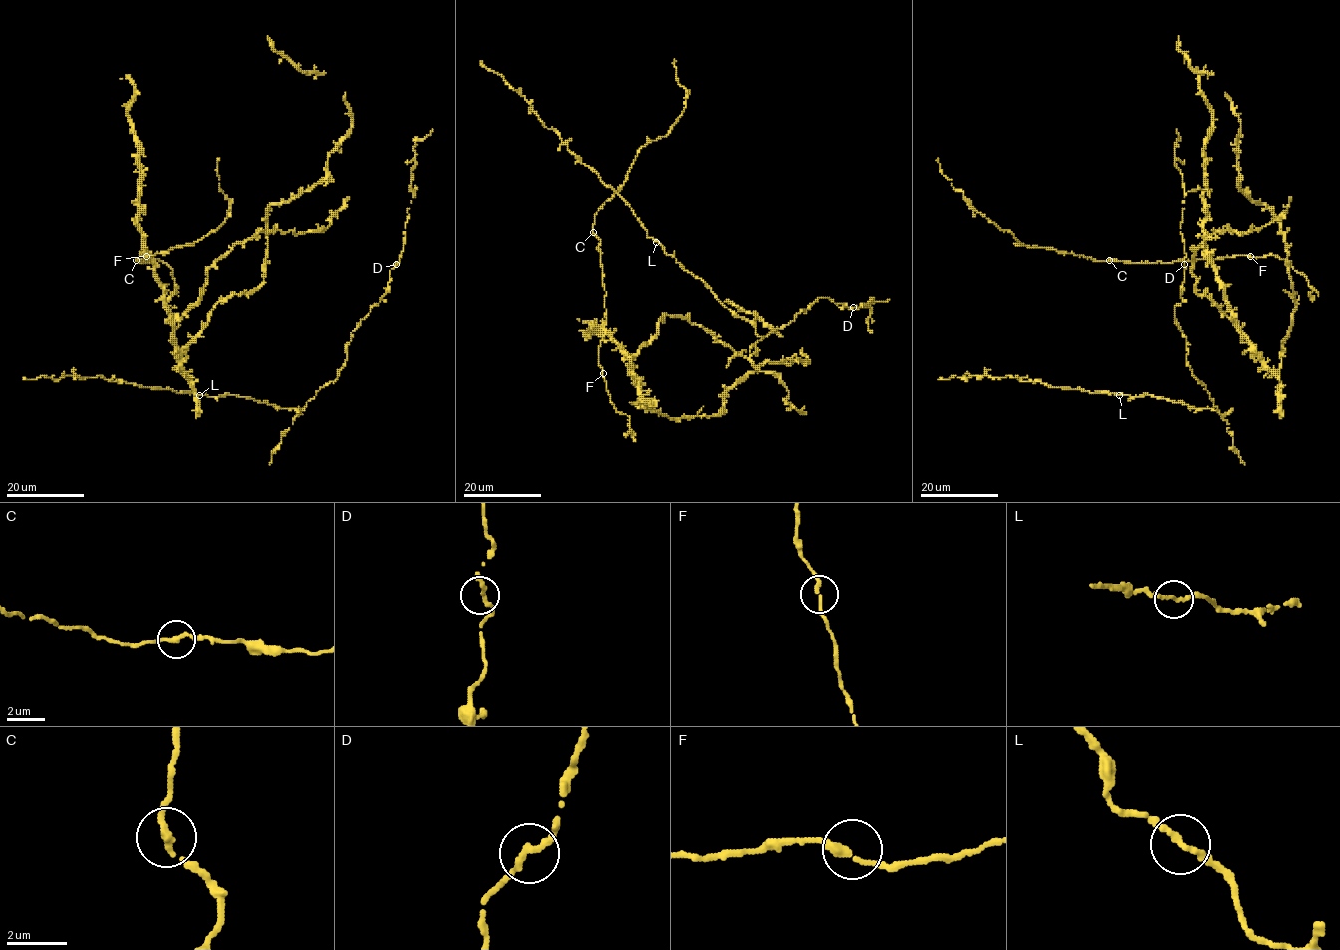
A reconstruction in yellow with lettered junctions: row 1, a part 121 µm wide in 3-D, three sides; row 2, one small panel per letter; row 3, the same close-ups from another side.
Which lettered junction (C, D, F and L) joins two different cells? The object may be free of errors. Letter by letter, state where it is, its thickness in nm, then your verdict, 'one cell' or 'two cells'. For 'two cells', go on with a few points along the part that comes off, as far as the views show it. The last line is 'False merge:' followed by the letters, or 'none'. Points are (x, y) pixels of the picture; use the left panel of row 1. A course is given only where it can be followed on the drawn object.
C: at (136, 260); 240 nm thick; one cell
D: at (396, 264); 240 nm thick; one cell
F: at (146, 256); 240 nm thick; one cell
L: at (199, 395); 220 nm thick; one cell
False merge: none

